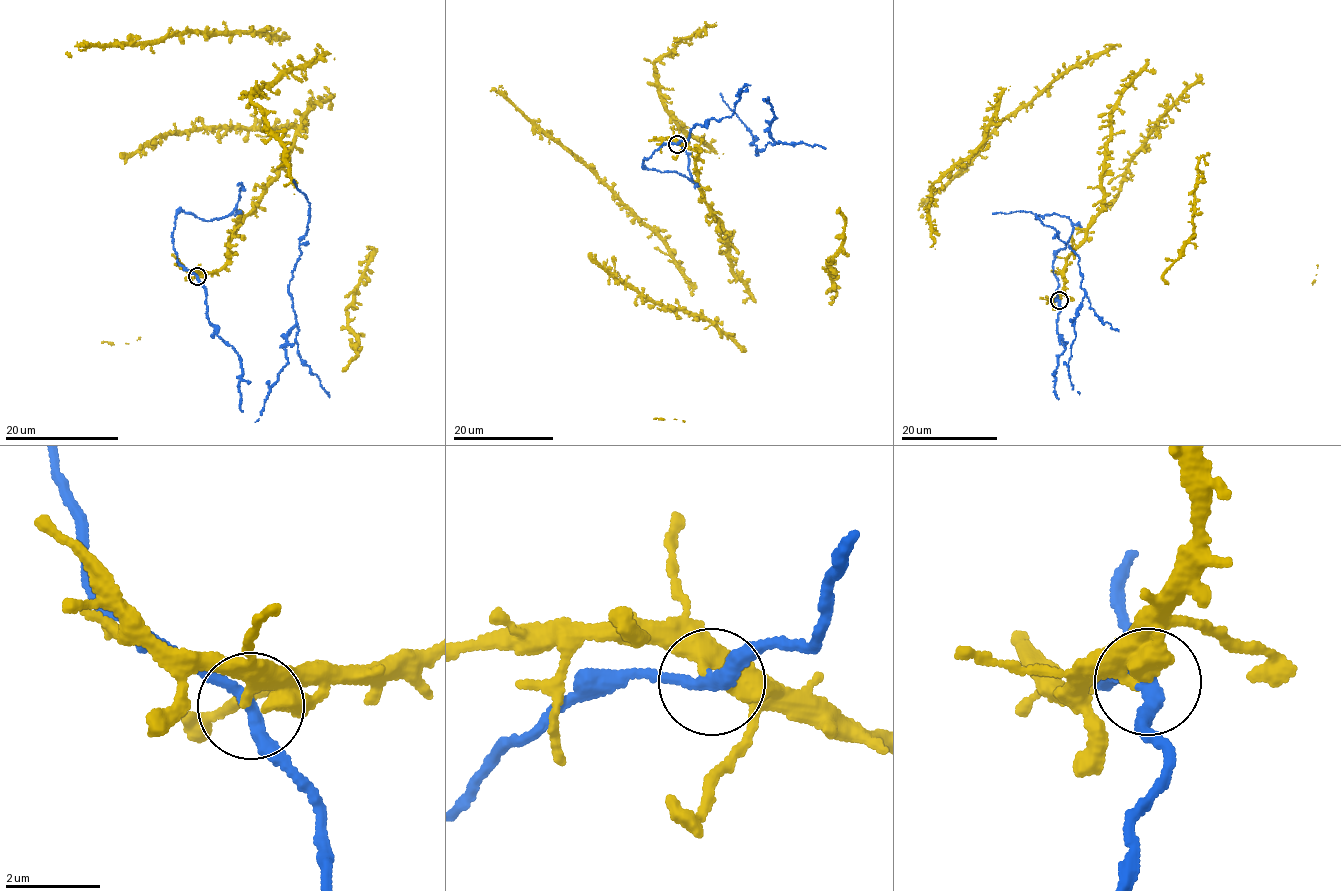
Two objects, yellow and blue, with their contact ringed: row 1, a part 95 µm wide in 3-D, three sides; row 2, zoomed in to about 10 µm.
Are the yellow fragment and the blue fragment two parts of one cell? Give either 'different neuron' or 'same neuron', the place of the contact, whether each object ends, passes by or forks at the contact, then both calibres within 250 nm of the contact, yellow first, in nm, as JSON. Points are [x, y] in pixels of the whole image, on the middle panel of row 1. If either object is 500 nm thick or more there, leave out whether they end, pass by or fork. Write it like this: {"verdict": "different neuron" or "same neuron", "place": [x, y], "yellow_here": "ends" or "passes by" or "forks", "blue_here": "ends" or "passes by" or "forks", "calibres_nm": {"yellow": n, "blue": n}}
{"verdict": "different neuron", "place": [677, 144], "yellow_here": "passes by", "blue_here": "passes by", "calibres_nm": {"yellow": 280, "blue": 280}}

